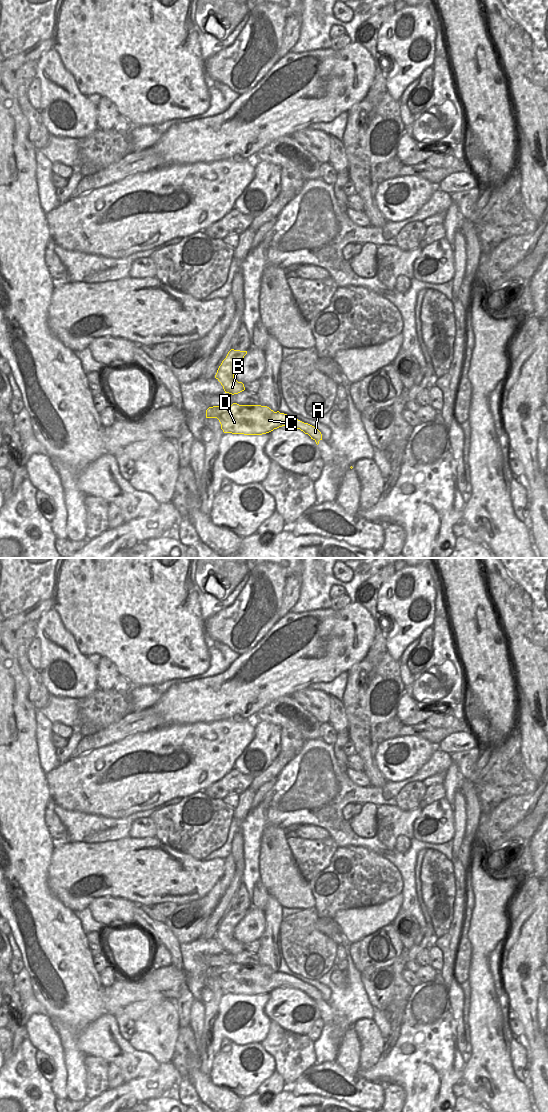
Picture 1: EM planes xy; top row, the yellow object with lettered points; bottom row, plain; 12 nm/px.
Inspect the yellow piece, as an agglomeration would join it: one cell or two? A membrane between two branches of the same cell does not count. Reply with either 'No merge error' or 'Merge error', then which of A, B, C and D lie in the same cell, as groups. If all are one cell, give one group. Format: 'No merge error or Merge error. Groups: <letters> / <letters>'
Merge error. Groups: A C D / B

